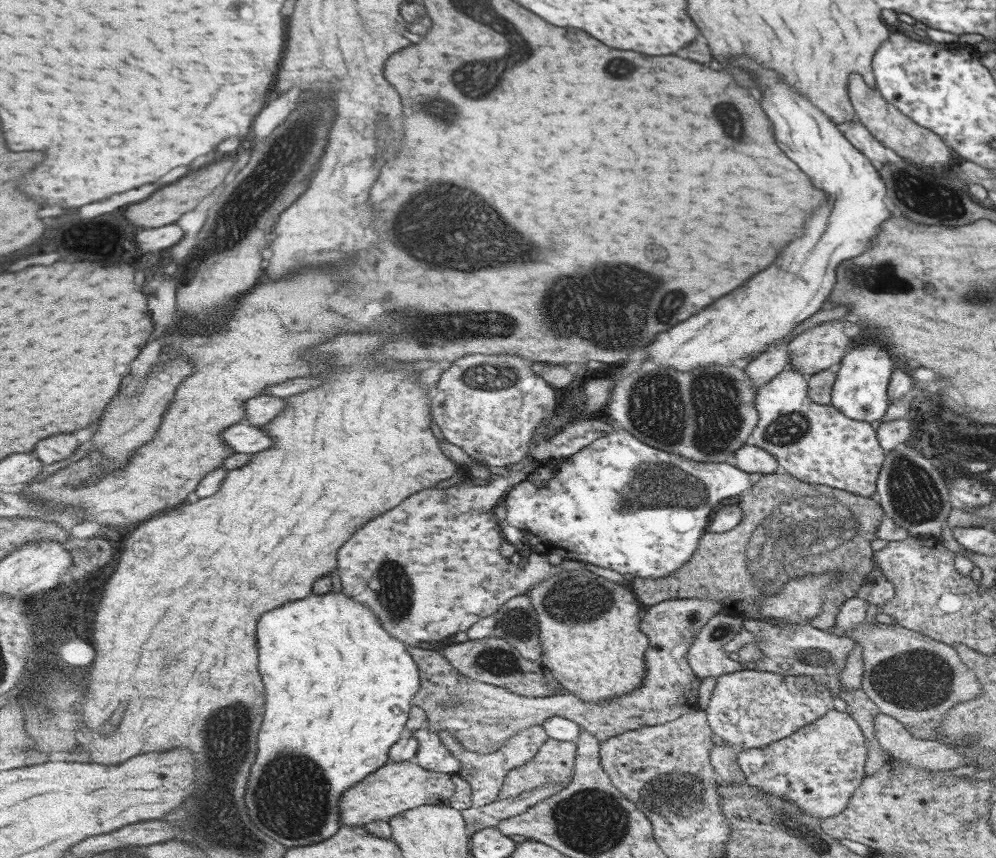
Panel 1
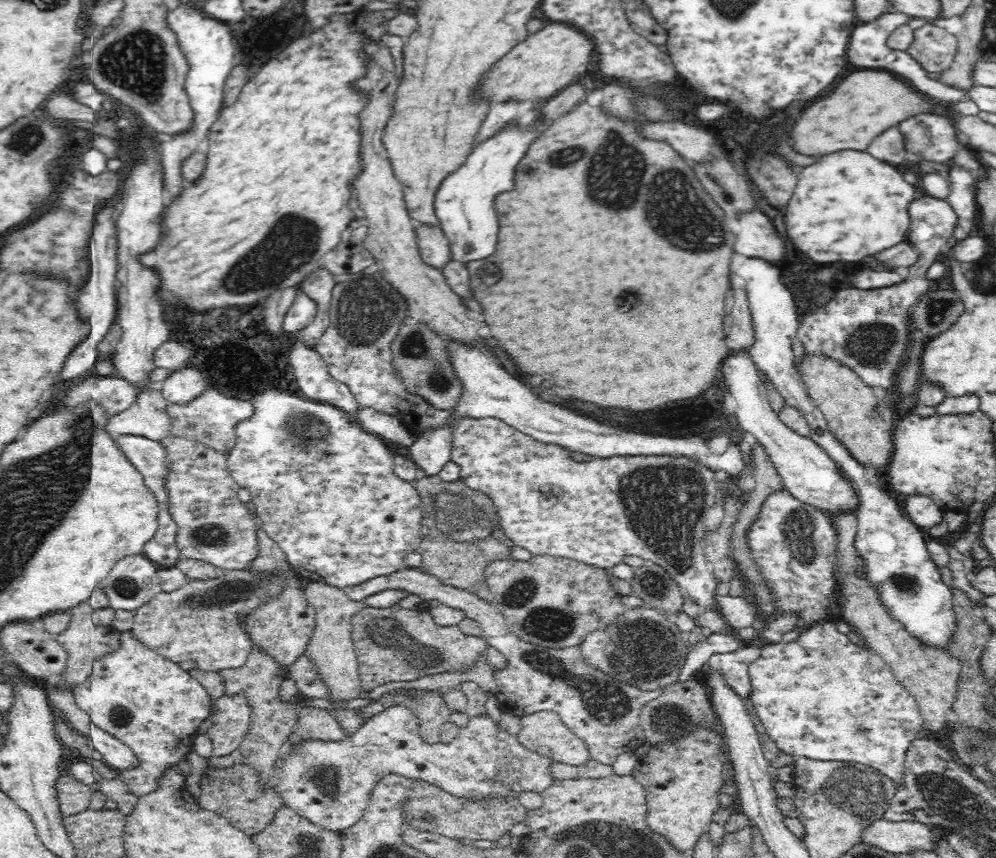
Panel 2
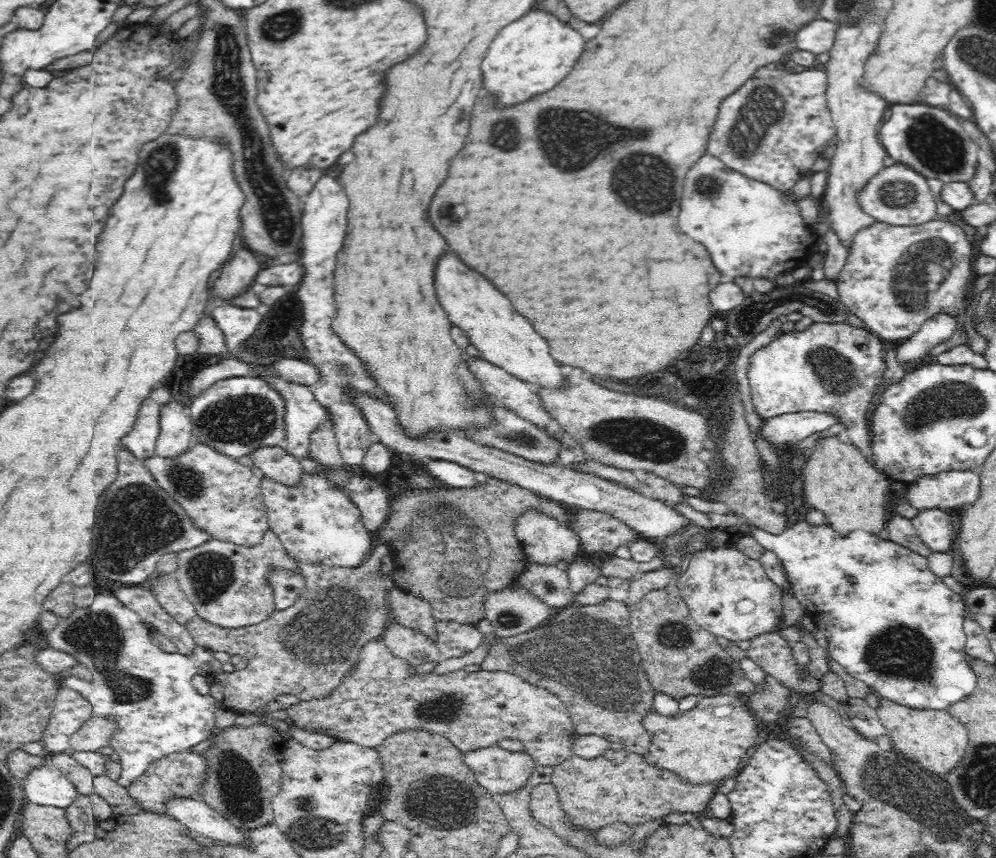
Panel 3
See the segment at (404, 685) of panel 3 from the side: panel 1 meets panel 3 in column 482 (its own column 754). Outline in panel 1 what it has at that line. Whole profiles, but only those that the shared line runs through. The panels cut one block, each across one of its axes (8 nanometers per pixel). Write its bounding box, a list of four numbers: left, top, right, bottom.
[703,670,834,750]

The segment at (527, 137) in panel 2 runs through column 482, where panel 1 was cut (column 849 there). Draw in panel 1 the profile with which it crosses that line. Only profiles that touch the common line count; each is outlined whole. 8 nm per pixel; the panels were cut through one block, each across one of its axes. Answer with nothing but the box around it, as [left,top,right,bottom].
[642,56,889,372]

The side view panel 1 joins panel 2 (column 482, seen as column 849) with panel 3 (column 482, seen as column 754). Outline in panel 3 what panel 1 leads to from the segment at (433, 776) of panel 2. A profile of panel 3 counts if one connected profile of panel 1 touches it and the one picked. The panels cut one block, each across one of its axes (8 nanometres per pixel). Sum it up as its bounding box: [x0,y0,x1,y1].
[461,744,538,796]

